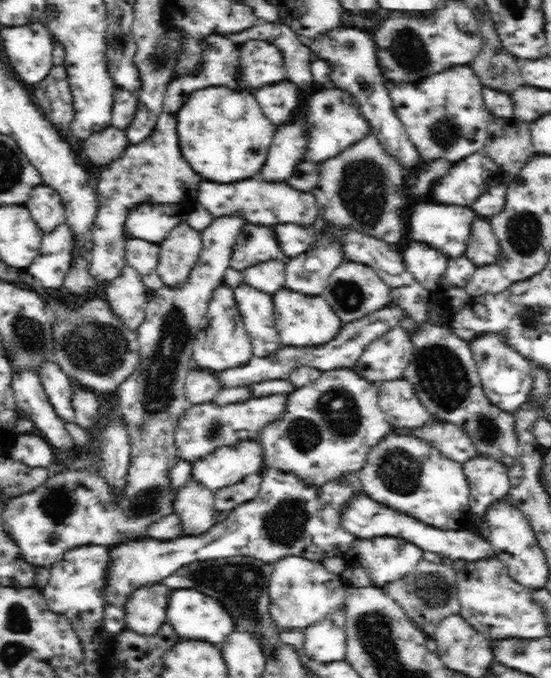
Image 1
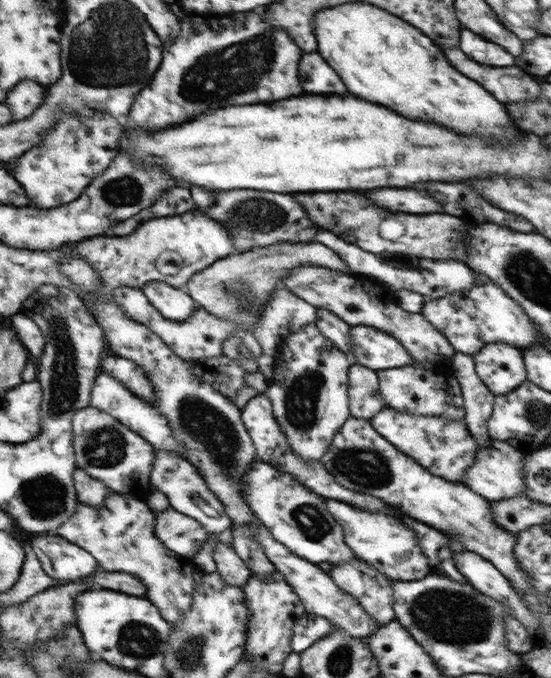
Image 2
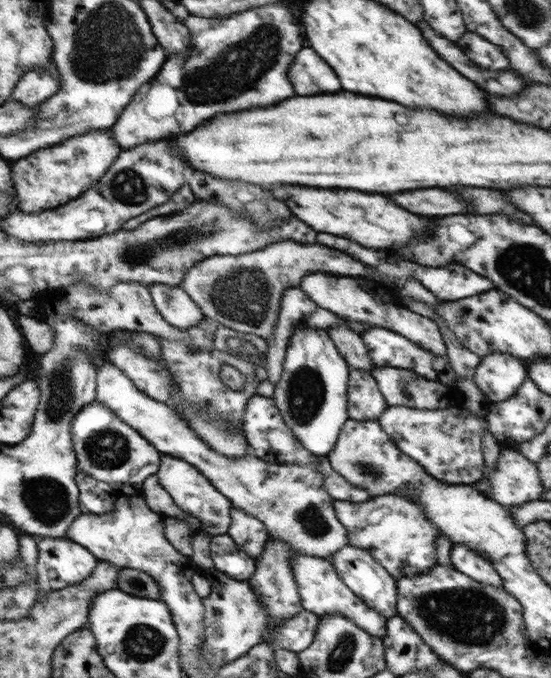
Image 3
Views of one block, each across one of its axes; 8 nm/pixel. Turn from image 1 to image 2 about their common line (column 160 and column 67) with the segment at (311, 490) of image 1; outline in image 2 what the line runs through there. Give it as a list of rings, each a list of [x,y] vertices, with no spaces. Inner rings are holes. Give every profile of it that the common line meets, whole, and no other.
[[[41,534],[29,540],[47,574],[58,582],[75,582],[100,568],[100,563],[88,550],[58,534]]]

